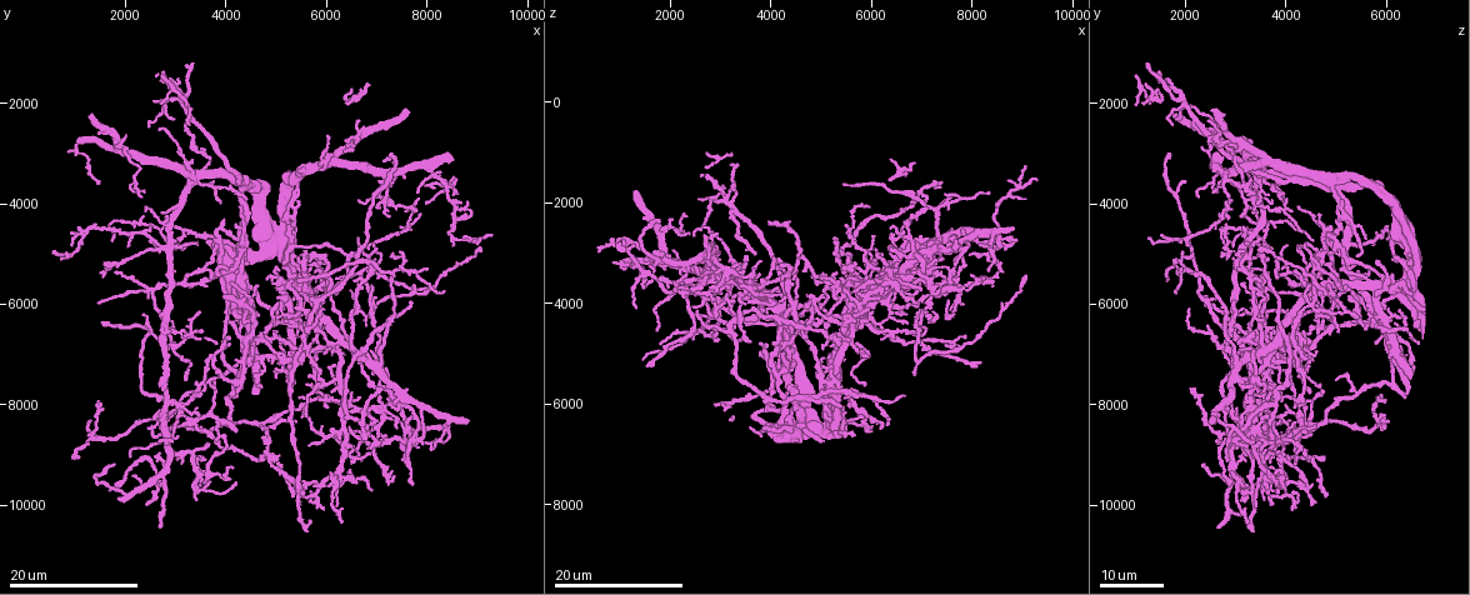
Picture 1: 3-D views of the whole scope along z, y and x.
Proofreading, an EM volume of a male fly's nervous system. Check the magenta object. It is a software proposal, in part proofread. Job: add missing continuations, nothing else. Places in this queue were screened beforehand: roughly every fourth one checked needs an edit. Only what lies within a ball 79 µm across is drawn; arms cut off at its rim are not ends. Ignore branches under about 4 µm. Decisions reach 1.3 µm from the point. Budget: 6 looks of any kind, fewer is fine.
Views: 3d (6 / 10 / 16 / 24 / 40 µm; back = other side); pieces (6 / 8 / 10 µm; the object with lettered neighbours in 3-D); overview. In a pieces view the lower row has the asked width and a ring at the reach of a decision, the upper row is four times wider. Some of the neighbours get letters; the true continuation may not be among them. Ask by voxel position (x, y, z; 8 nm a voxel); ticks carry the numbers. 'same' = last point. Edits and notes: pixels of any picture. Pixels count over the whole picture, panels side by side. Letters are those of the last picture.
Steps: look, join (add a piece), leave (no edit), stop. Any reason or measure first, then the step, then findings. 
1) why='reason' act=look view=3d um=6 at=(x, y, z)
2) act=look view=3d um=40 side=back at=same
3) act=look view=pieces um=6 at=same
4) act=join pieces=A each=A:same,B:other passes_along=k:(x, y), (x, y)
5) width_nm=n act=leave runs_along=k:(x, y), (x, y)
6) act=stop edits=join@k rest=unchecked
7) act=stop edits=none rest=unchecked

why='tapers out' act=look view=3d um=16 at=(3250, 2400, 1700)

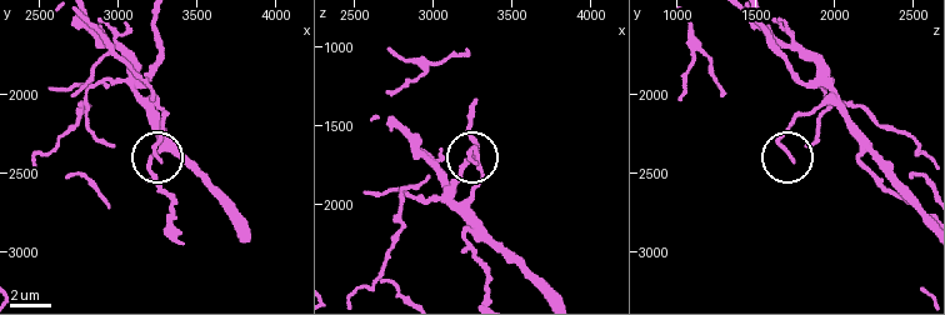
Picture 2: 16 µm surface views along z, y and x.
why='see the neighbours' act=look view=pieces um=6 at=(3260, 2440, 1740)

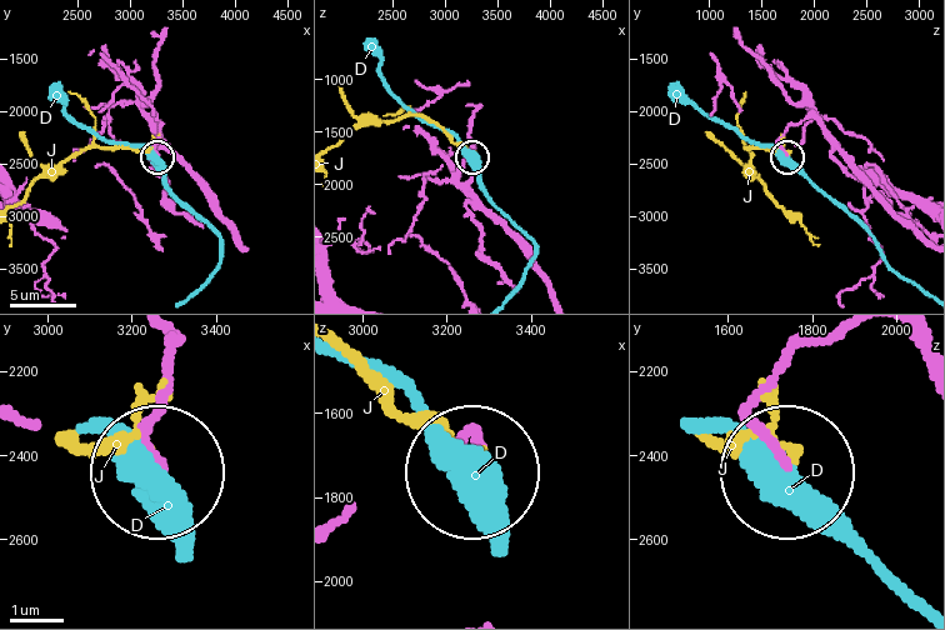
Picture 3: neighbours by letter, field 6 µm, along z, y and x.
act=leave each=D:other,J:other runs_along=3:(245, 249), (165, 141), (155, 118), (161, 125), (156, 156) found='no lettered piece goes on from it'

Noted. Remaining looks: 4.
why='branch stops here' act=look view=3d um=24 at=(6450, 3000, 3000)

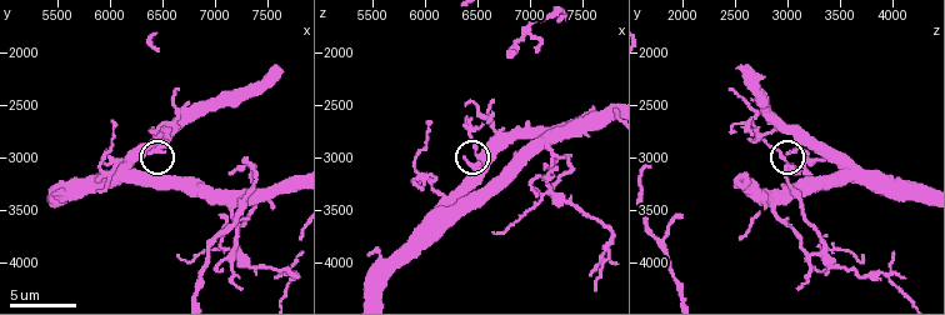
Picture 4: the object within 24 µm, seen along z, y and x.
act=look view=pieces um=8 at=(6380, 2960, 3040)

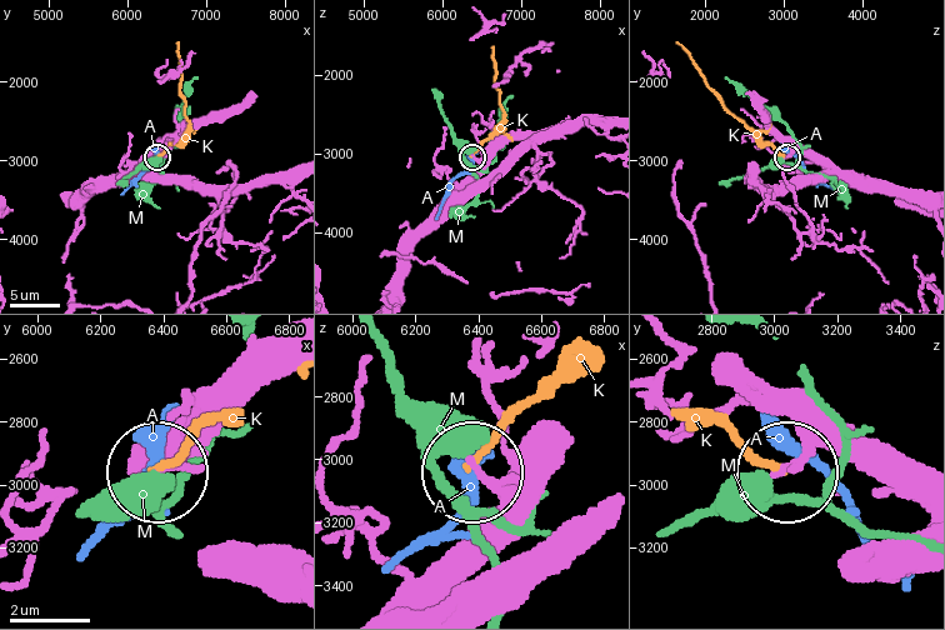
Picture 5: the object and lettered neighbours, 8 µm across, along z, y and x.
width_nm=200 act=leave each=A:other,K:other,M:other found='no lettered piece goes on from it'

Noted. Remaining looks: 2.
act=stop edits=none rest=unchecked

